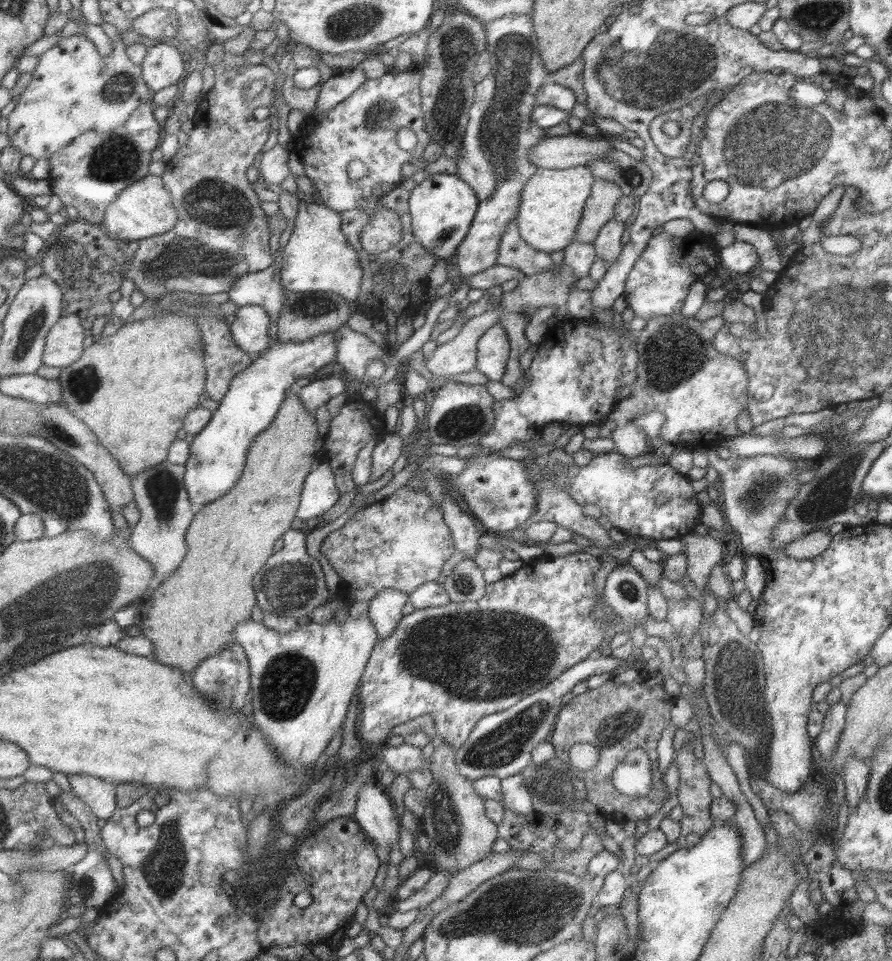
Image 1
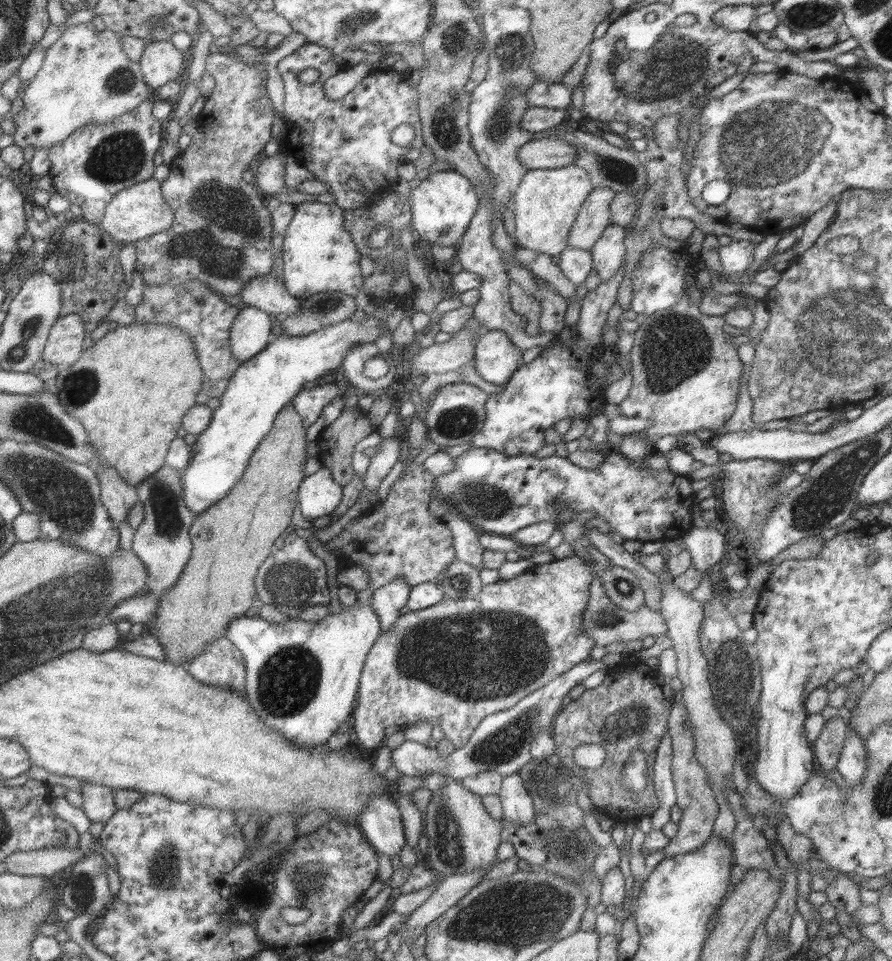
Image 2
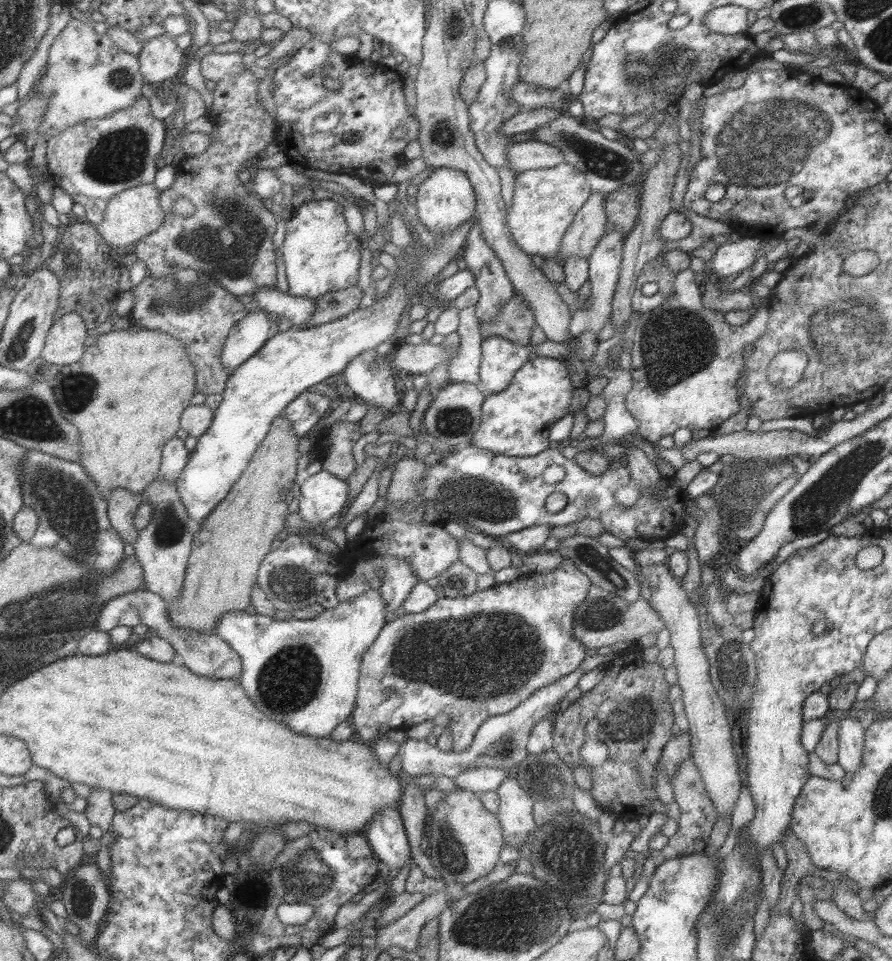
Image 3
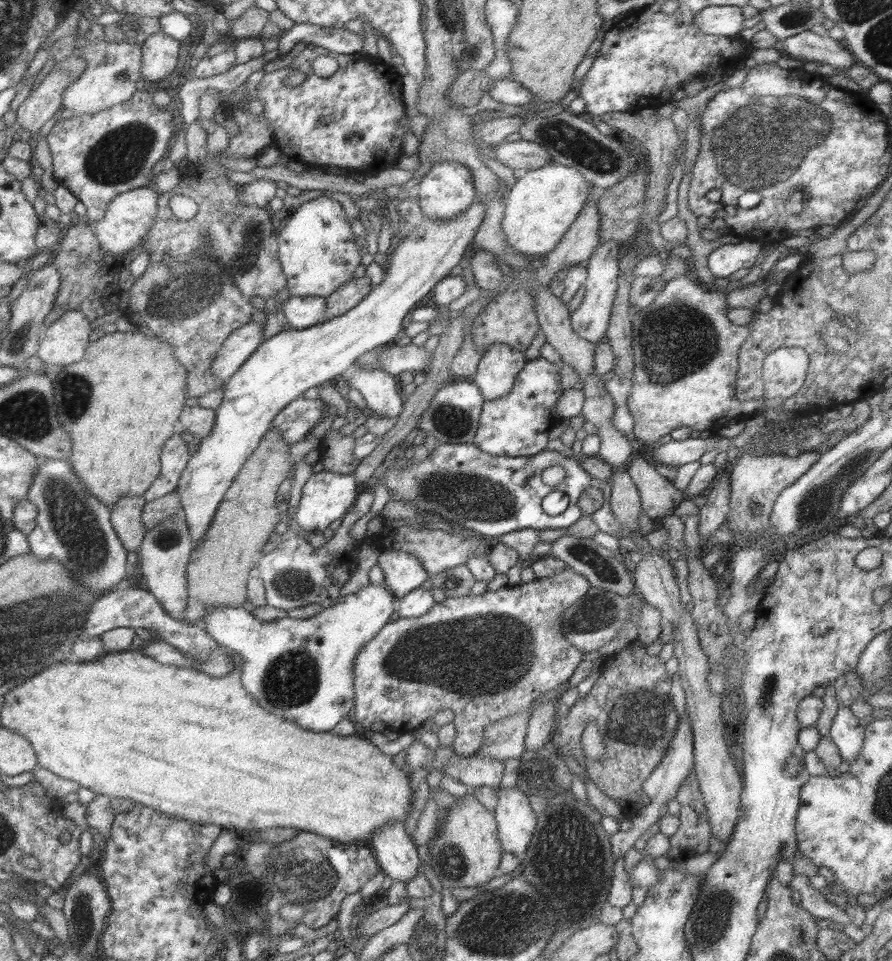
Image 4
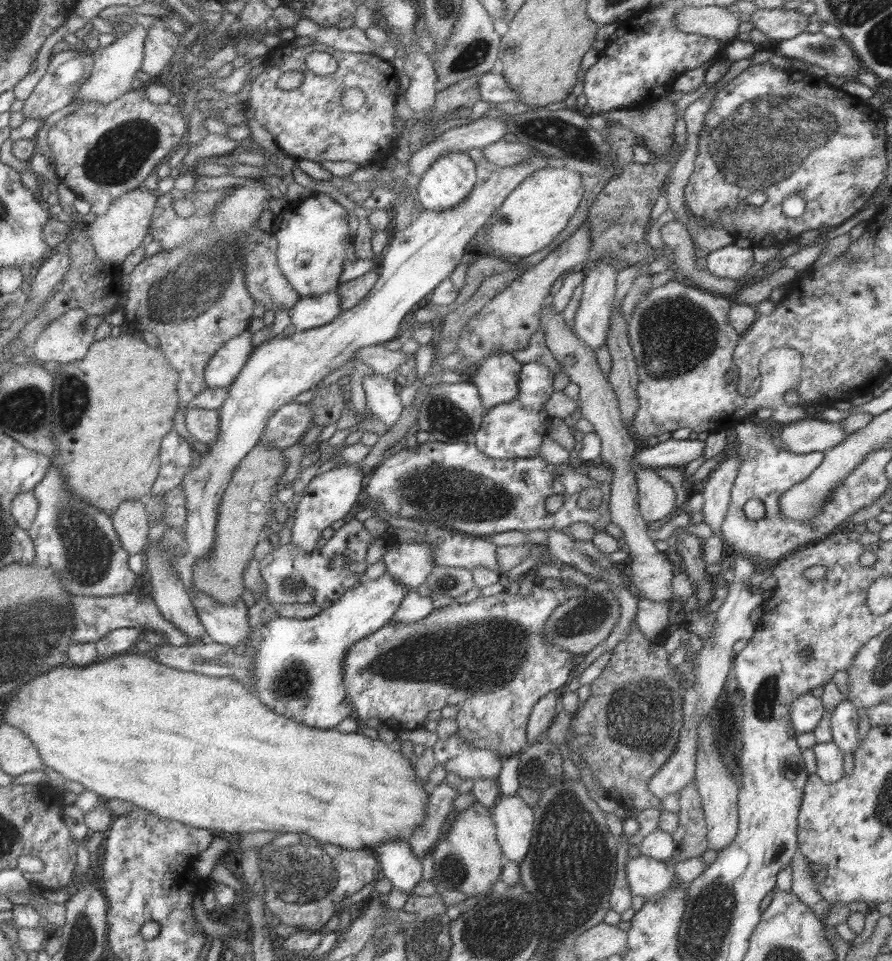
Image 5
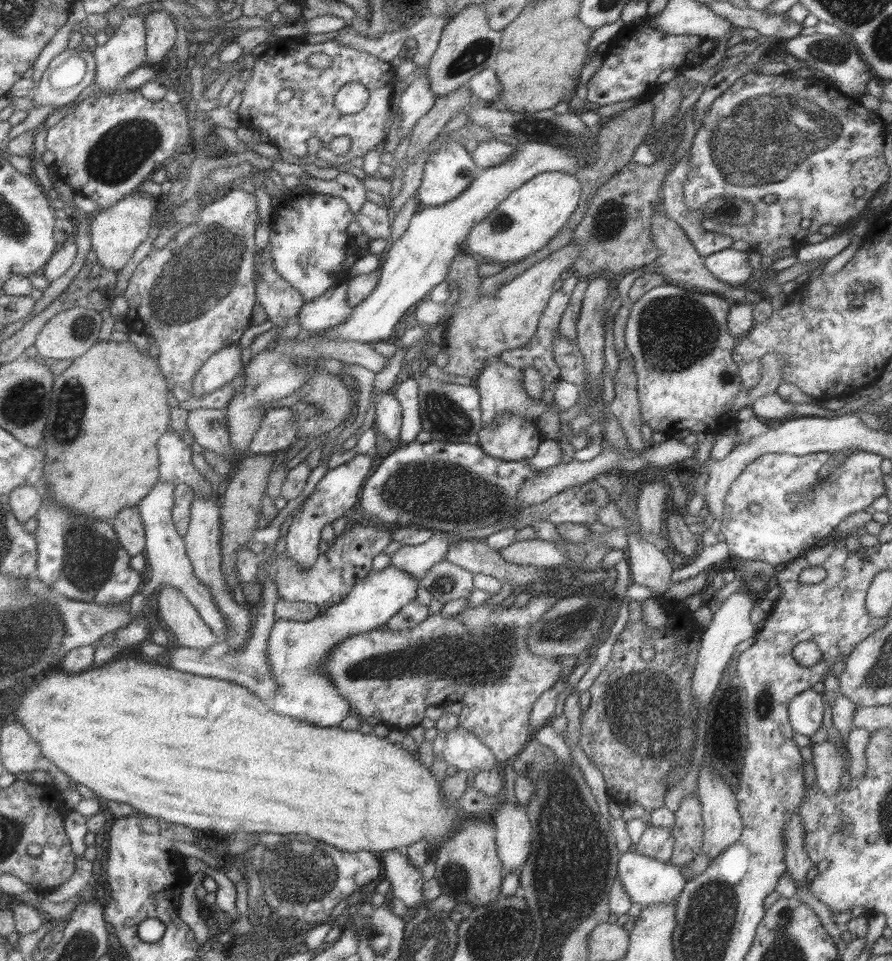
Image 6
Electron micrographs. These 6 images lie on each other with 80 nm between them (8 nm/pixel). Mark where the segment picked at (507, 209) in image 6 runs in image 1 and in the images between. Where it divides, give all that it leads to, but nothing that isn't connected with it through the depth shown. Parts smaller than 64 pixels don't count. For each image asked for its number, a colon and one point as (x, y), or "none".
1: (551, 203)
2: (546, 202)
3: (544, 201)
4: (540, 206)
5: (535, 212)

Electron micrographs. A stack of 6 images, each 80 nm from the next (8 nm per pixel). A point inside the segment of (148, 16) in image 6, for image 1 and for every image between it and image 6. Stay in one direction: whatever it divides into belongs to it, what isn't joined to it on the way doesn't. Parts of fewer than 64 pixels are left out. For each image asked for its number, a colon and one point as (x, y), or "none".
1: (163, 66)
2: (160, 62)
3: (159, 59)
4: (159, 58)
5: (160, 44)

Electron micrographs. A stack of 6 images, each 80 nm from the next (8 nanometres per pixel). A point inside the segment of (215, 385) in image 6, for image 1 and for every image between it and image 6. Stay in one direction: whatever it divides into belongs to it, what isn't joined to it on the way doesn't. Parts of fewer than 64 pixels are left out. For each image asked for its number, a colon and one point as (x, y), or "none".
1: (249, 327)
2: (250, 328)
3: (245, 337)
4: (240, 343)
5: (220, 370)

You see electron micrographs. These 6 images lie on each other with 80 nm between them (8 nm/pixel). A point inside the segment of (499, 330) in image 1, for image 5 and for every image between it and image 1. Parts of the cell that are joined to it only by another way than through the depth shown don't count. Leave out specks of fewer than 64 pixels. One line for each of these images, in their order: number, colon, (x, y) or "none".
2: (495, 358)
3: (500, 358)
4: (498, 365)
5: (496, 377)

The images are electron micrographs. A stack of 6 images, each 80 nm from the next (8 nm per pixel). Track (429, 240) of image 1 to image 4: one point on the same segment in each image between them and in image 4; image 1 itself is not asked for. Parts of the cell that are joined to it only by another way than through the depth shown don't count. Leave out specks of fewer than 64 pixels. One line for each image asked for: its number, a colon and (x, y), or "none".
2: (442, 205)
3: (445, 199)
4: (445, 191)

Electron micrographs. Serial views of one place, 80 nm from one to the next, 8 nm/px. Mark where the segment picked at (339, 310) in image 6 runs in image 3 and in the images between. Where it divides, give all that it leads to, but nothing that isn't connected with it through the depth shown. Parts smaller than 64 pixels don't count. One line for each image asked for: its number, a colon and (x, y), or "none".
3: (296, 309)
4: (300, 312)
5: (307, 312)

